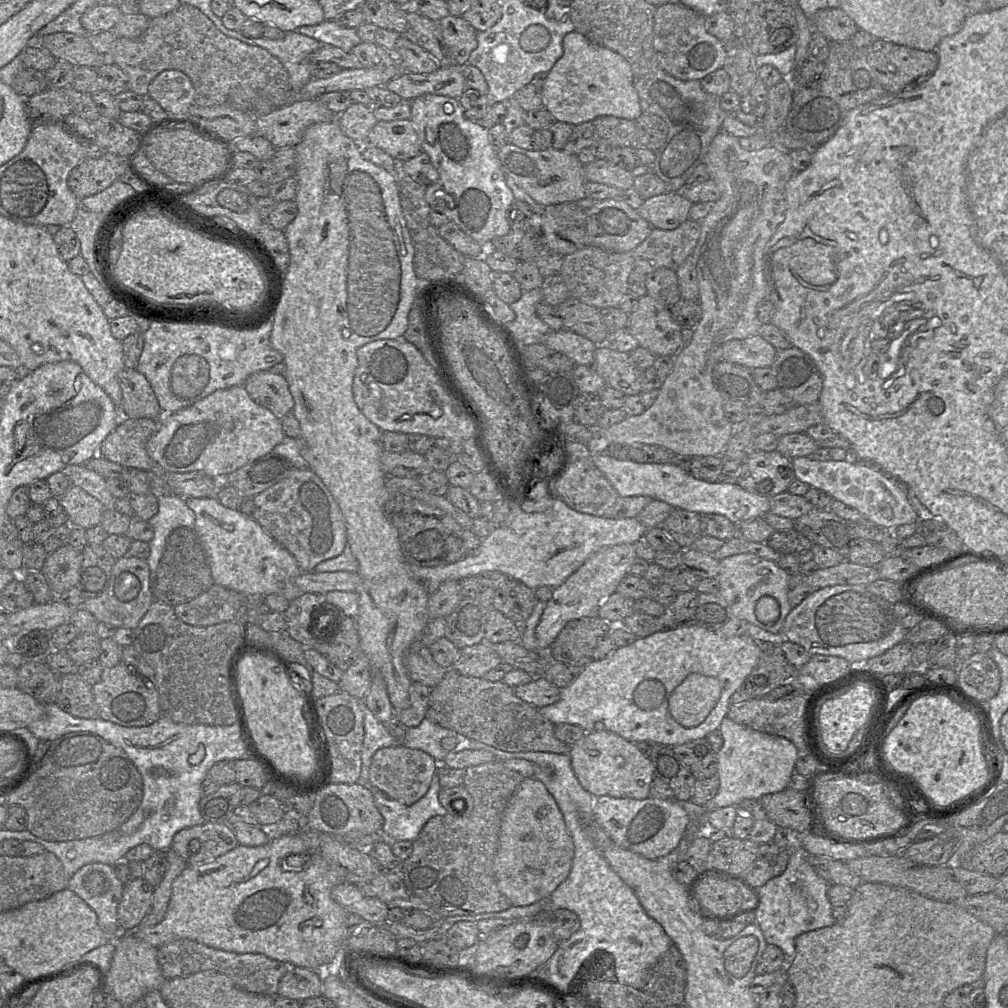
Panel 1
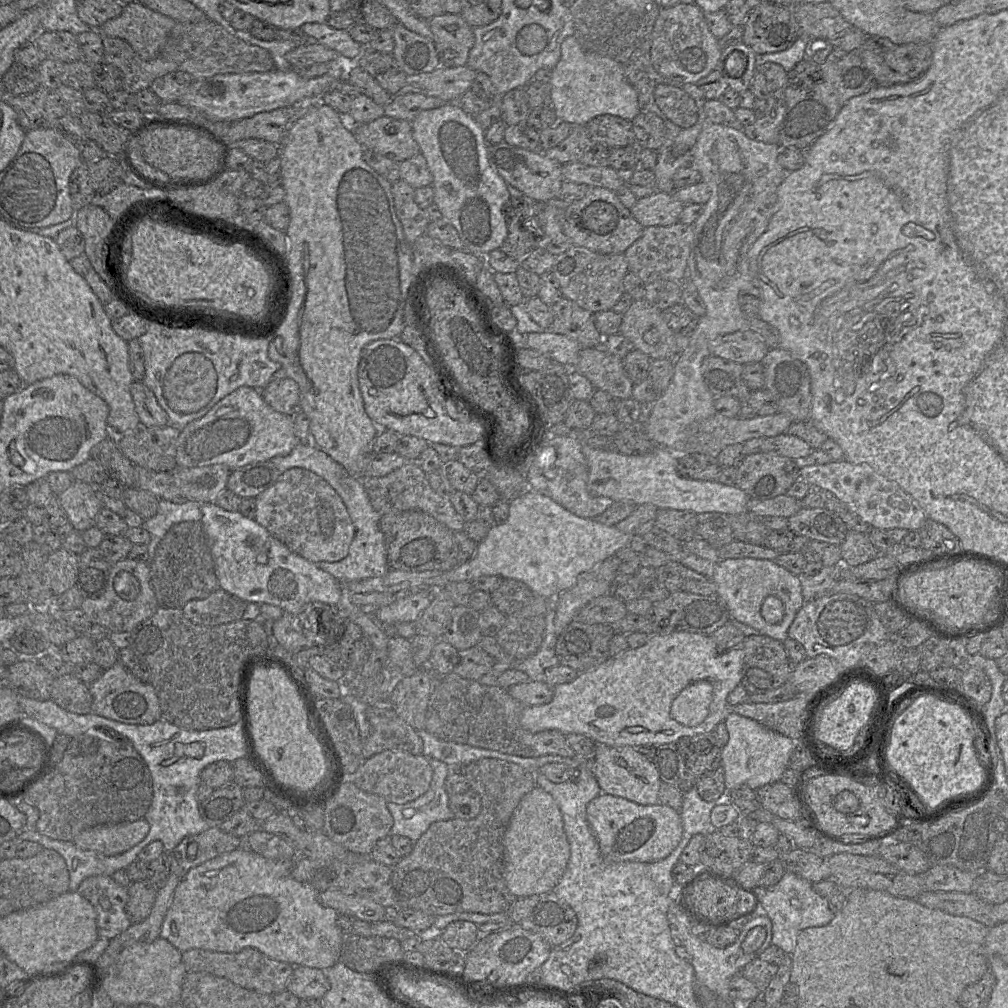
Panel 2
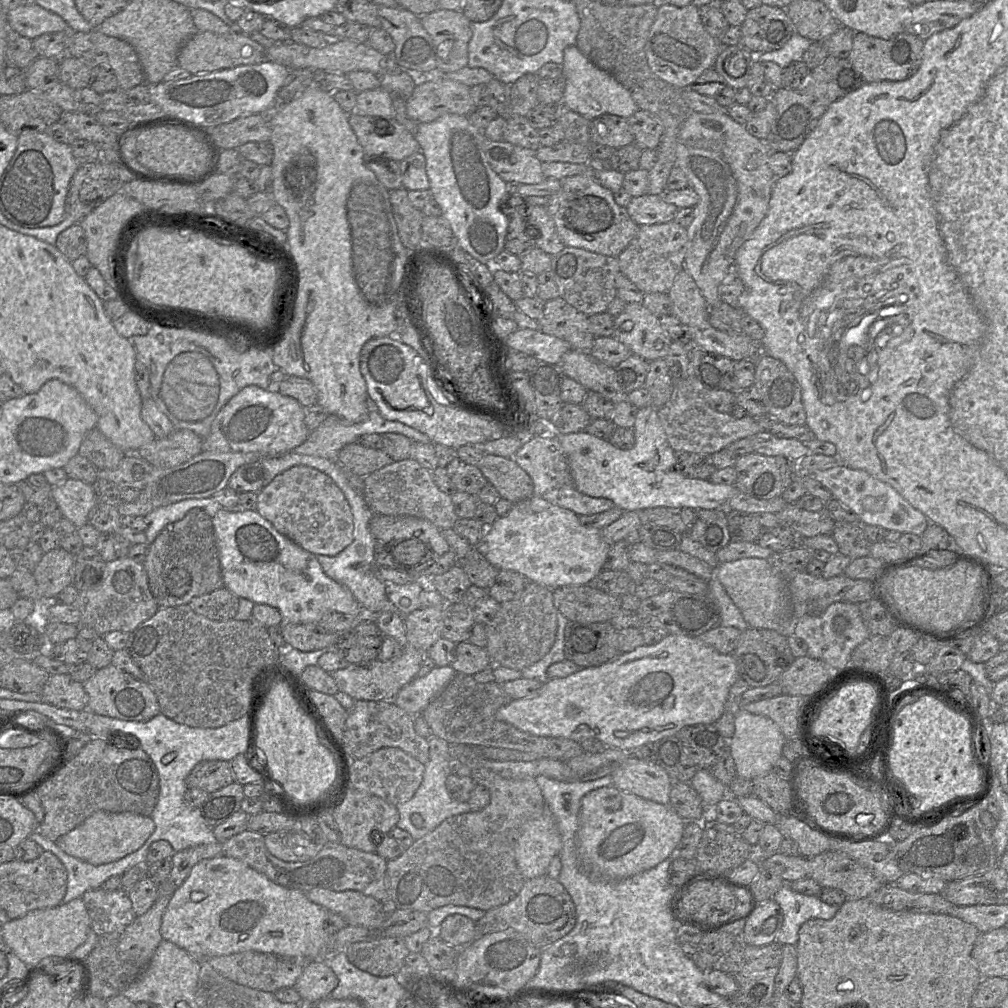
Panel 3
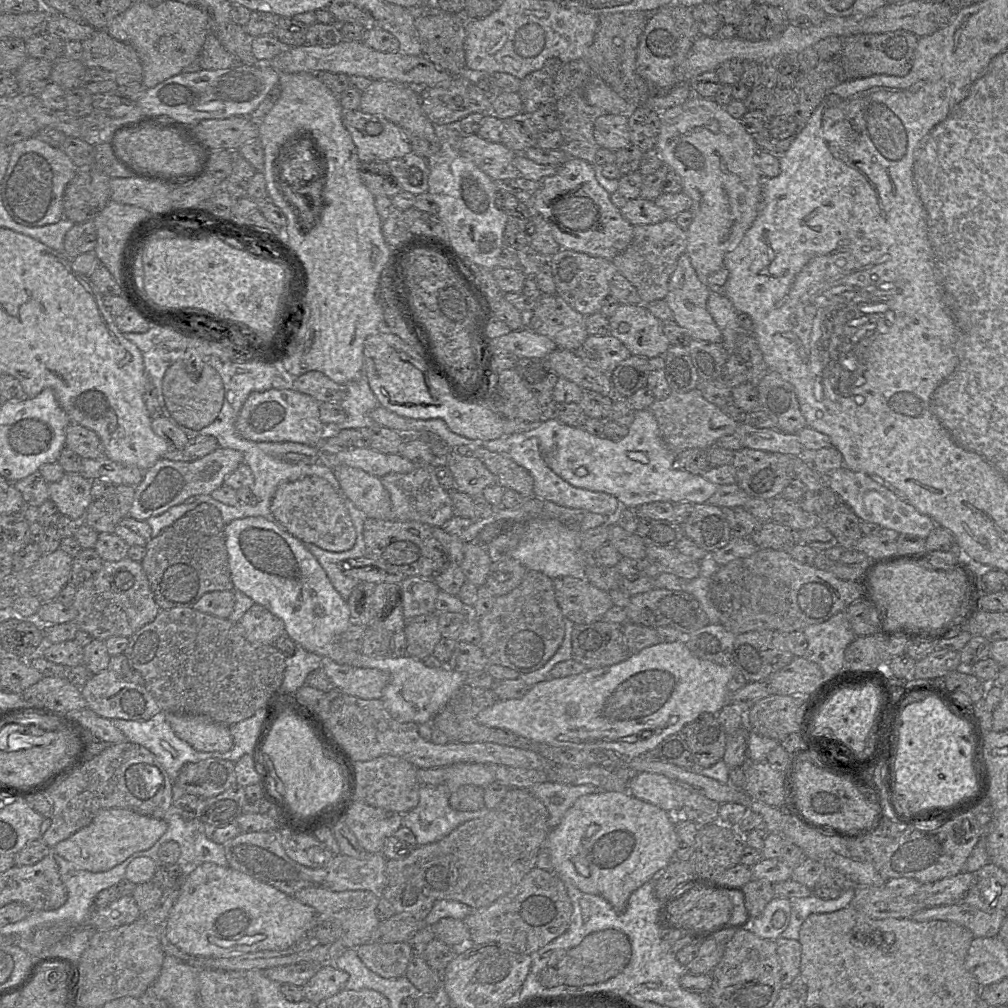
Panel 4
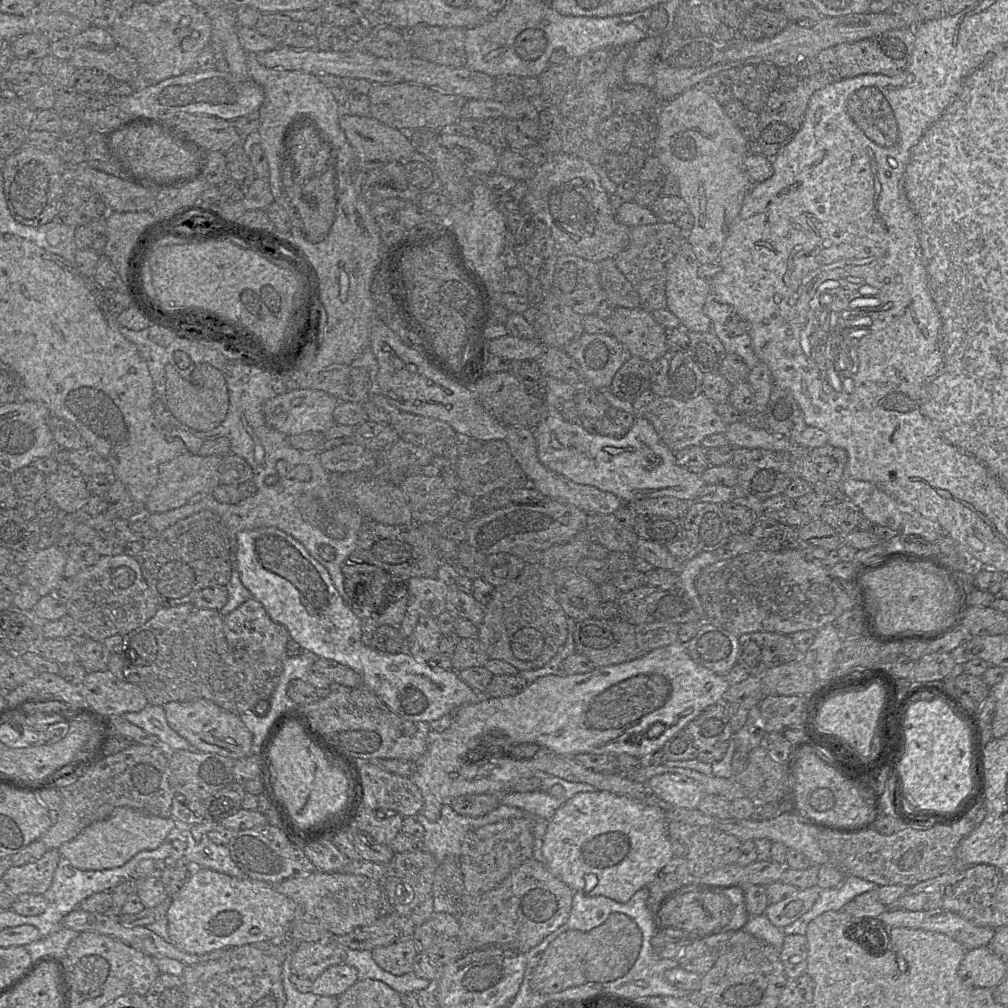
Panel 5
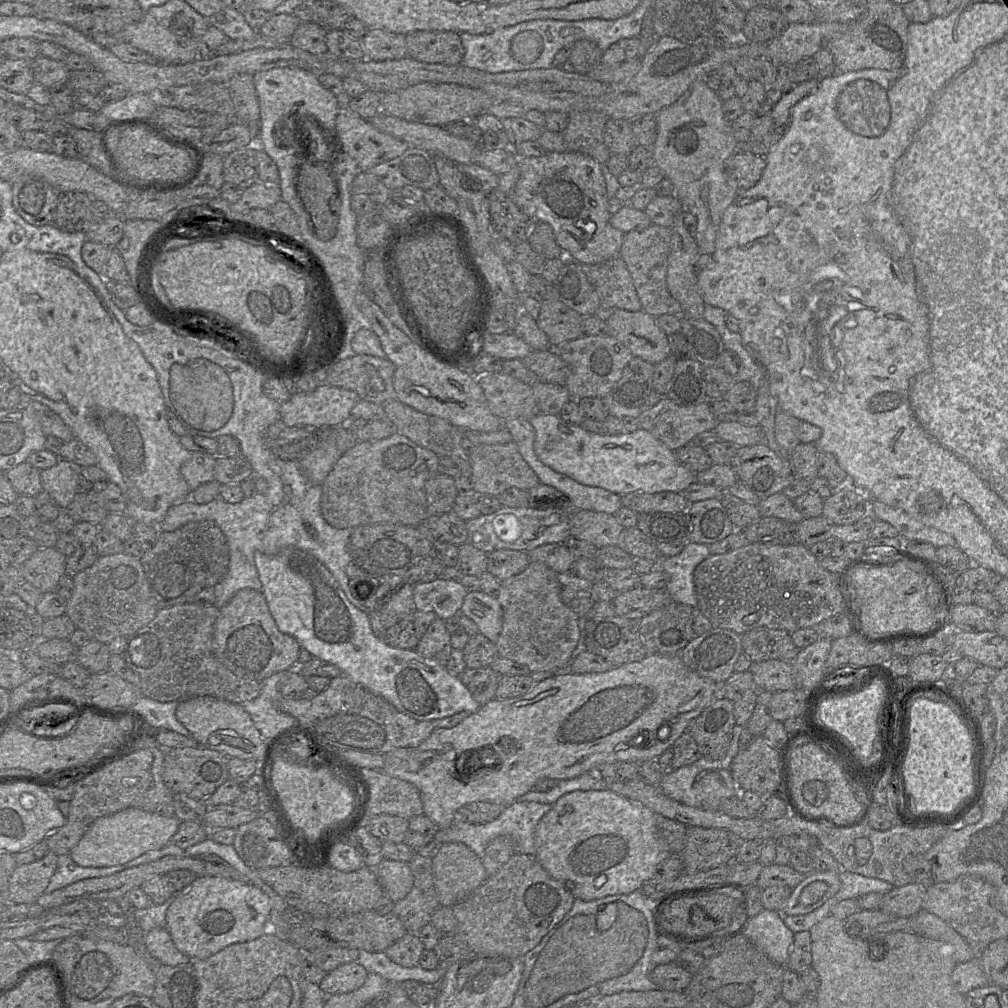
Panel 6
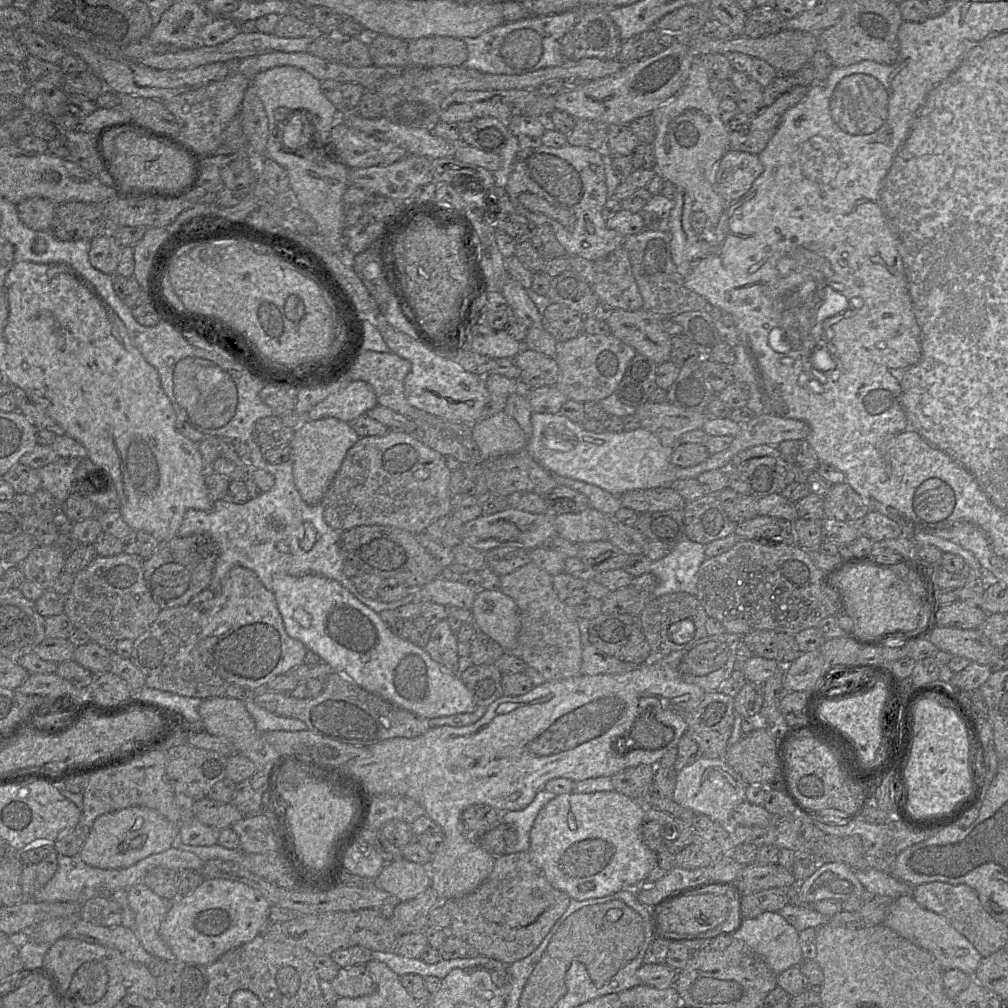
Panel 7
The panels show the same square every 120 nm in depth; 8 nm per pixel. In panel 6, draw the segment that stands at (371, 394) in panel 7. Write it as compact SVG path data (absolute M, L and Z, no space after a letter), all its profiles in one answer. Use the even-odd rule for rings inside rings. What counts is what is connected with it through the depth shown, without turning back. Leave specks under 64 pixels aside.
M323 384L310 392L296 392L280 404L280 419L287 426L322 428L346 425L351 418L351 409L358 402L355 391Z

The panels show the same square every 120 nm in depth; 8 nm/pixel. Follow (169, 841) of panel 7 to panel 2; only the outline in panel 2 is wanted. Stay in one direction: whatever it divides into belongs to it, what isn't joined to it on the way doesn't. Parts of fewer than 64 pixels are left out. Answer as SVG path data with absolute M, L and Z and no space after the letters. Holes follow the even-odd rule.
M145 819L134 822L98 825L83 830L74 837L75 845L105 856L124 853L140 843L149 833L150 825Z

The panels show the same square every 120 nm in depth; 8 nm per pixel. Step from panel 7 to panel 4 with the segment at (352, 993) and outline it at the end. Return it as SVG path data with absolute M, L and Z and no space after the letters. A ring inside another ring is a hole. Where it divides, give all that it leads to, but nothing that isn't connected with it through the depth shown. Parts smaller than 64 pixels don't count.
M324 963L303 985L304 999L316 1005L343 990L348 979L349 974L346 971L337 968L333 963Z

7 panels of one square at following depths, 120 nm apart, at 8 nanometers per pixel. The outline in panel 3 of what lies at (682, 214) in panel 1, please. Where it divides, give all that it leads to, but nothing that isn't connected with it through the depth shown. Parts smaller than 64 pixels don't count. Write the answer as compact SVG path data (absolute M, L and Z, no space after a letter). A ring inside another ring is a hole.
M649 193L632 197L626 209L631 219L639 226L673 221L679 210L673 204L666 202L663 195Z

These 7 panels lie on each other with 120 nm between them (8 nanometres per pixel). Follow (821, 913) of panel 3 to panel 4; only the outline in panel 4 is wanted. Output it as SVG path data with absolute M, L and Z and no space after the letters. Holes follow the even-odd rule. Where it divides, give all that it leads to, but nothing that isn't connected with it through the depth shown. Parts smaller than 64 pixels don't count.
M853 886L843 890L840 896L836 899L821 899L814 894L811 894L808 897L789 899L791 906L790 920L787 928L781 933L780 938L798 940L800 927L810 914L835 912L848 907L855 896L856 887L862 886Z

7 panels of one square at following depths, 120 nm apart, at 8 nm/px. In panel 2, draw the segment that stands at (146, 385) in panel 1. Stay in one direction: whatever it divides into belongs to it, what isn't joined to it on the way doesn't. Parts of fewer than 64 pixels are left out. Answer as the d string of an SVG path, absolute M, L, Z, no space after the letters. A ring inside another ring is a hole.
M134 380L130 391L142 425L158 427L169 424L166 411L158 403L153 391L143 381Z

